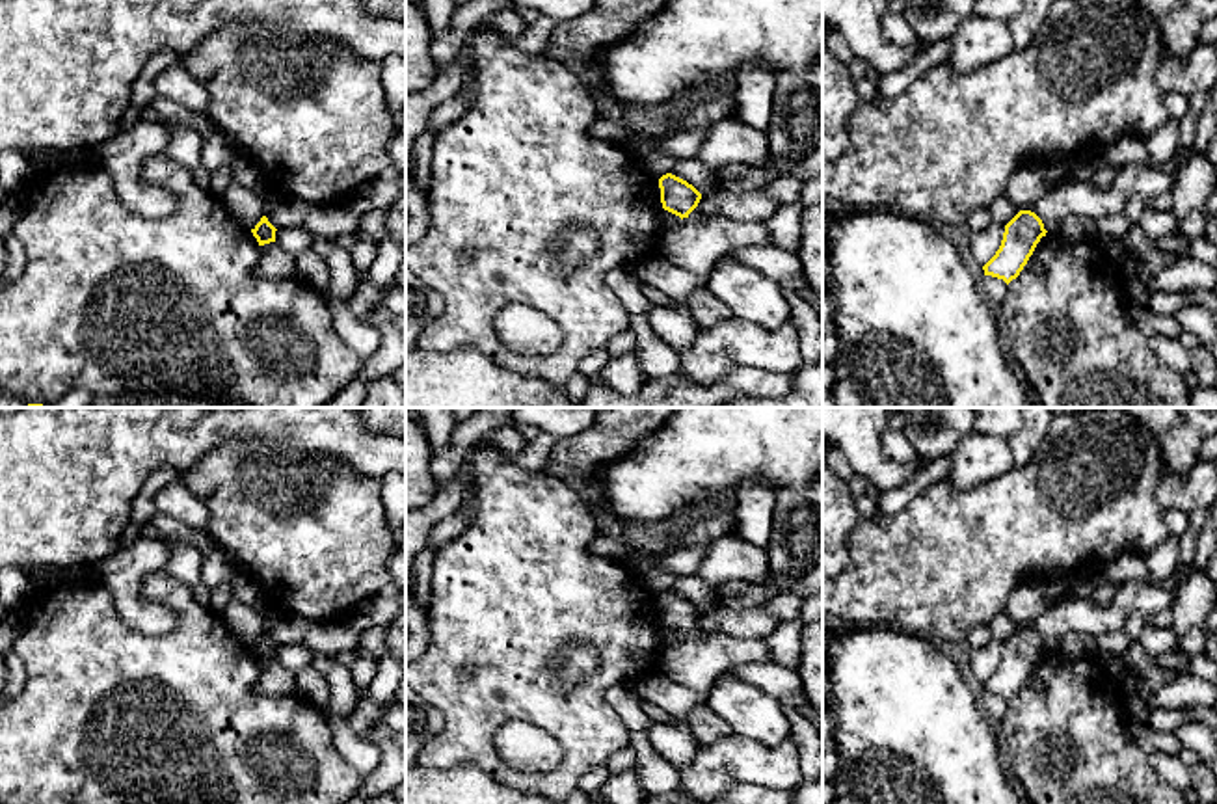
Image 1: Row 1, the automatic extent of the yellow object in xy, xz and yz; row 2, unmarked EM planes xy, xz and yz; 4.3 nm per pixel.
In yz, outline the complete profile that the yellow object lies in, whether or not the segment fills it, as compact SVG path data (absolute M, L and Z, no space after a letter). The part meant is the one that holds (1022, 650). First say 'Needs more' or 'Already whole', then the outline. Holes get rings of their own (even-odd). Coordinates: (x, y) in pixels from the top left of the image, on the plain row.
Already whole. M1020 627L1007 642L996 672L983 683L984 692L1007 702L1020 692L1036 661L1046 653L1042 636L1031 627Z

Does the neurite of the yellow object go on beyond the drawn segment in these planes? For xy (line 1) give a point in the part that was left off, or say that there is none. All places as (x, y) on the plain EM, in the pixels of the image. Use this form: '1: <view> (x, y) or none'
1: none

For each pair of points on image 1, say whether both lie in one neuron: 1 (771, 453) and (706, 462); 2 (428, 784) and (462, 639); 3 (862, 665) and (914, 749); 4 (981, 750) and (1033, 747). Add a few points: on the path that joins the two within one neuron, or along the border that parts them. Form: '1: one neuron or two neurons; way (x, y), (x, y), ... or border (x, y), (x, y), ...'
1: one neuron; way (754, 453), (722, 453)
2: two neurons; border (425, 765), (436, 769), (473, 765), (477, 769)
3: one neuron; way (882, 685), (899, 702), (907, 728)
4: two neurons; border (996, 736), (998, 747), (1003, 752)

